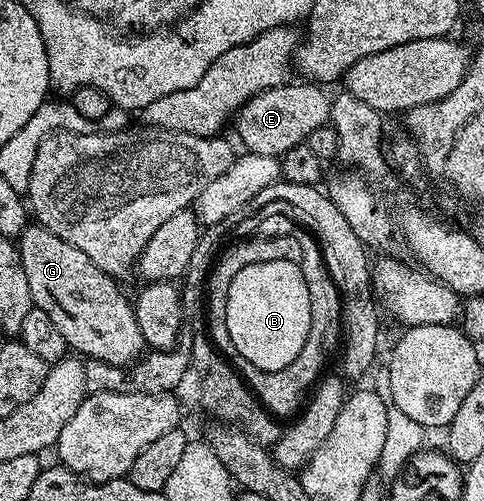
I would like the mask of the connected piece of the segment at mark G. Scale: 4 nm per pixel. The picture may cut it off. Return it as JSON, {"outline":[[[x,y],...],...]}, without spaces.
{"outline":[[[38,223],[28,224],[19,234],[17,244],[32,306],[53,319],[61,335],[65,335],[65,343],[76,354],[84,353],[79,355],[92,361],[126,366],[144,352],[134,304],[119,290],[120,282],[101,271],[85,251],[77,251],[73,243],[65,243],[65,239]]]}

